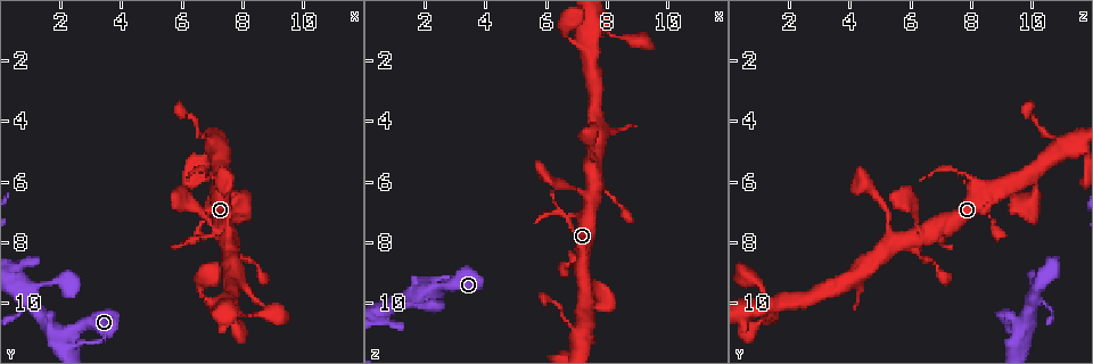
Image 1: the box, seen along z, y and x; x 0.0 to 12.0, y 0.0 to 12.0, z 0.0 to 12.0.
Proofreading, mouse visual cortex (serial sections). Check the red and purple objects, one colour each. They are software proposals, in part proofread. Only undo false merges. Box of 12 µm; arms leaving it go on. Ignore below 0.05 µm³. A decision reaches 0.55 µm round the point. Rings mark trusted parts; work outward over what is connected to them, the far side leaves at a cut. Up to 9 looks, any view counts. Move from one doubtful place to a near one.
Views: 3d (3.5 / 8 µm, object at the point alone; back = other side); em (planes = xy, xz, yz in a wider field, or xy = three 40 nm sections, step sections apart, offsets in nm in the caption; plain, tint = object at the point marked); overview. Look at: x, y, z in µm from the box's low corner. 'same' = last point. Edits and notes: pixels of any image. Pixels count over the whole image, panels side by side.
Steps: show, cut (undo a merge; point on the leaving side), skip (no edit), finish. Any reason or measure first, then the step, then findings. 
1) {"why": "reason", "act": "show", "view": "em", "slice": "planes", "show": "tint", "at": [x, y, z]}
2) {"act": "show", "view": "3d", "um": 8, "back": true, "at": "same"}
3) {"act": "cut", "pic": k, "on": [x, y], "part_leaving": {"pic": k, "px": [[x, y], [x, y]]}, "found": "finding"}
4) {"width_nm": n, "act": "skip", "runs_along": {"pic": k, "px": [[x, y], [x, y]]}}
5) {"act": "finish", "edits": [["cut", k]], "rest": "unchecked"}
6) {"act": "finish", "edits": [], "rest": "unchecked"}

{"why": "small branch off a trunk", "act": "show", "view": "3d", "um": 3.5, "at": [7.2, 7.7, 6.4]}

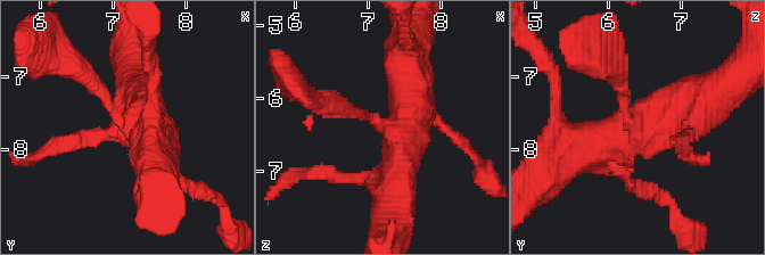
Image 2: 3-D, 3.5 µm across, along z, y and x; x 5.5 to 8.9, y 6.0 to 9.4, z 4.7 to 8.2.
{"arms": 4, "arm_widths_nm": [150, 150, 500, 600], "why": "shape alone is not enough", "act": "show", "view": "em", "slice": "xy", "step": 2, "show": "tint", "at": [7.20, 7.65, 6.40]}

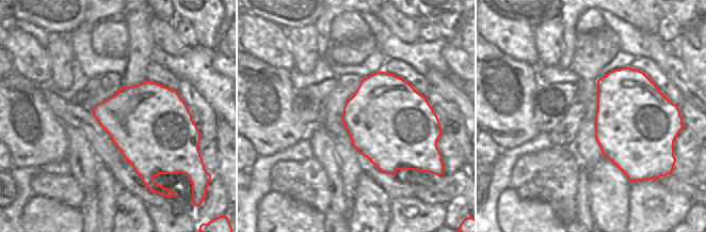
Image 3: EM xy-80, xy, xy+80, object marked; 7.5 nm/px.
{"act": "skip", "runs_along": {"pic": 2, "px": [[702, 103], [682, 117], [568, 155]]}, "found": "all the same cell"}

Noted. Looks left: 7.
{"why": "abrupt turn", "act": "show", "view": "3d", "um": 3.5, "at": [7.9, 6.5, 10.1]}

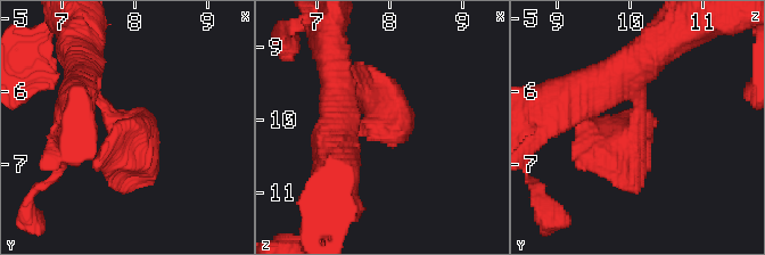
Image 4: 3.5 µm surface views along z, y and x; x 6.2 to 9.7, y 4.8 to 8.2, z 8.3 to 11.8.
{"why": "shape alone is not enough", "act": "show", "view": "em", "slice": "planes", "show": "tint", "at": [7.85, 6.50, 10.10]}

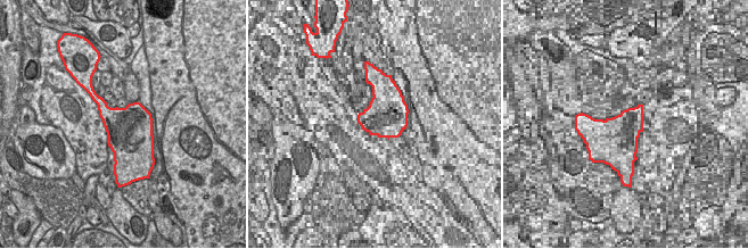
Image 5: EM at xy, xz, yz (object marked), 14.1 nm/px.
{"act": "skip", "runs_along": {"pic": 4, "px": [[634, 85], [640, 124], [584, 170]]}, "found": "one cell here"}

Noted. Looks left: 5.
{"why": "thin neck", "act": "show", "view": "3d", "um": 8, "at": [7.9, 10.4, 1.0]}

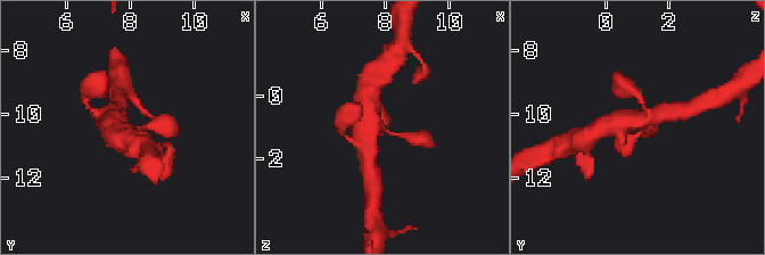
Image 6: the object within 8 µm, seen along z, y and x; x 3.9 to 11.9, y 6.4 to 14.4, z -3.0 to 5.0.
{"why": "zoom in", "act": "show", "view": "3d", "um": 3.5, "at": "same"}

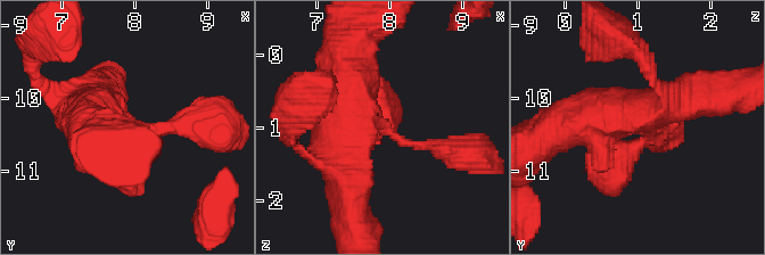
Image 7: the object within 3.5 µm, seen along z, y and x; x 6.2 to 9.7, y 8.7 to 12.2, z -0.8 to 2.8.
{"act": "show", "view": "em", "slice": "xy", "step": 1, "show": "tint", "at": "same"}

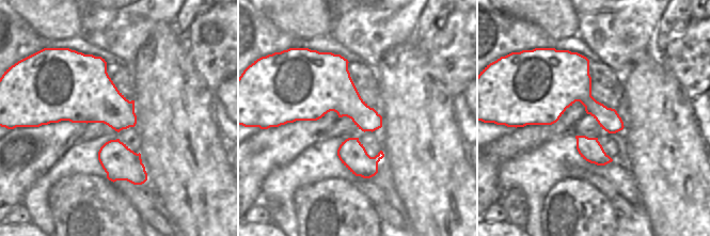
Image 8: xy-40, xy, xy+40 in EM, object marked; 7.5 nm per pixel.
{"act": "skip", "found": "all the same cell"}

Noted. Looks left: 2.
{"why": "four or more arms meet", "act": "show", "view": "3d", "um": 3.5, "at": [2.1, 11.2, 9.6]}

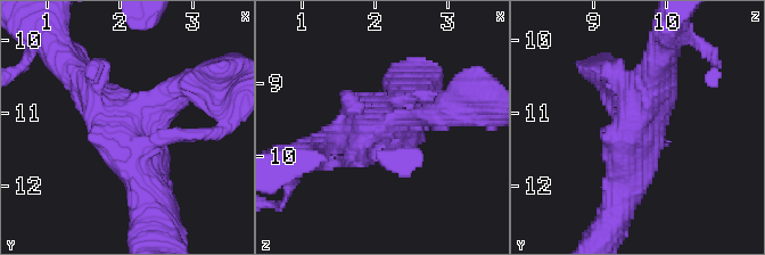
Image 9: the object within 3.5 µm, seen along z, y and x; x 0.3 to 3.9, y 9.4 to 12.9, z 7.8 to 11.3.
{"act": "show", "view": "em", "slice": "xy", "step": 3, "show": "tint", "at": [2.05, 11.25, 9.60]}

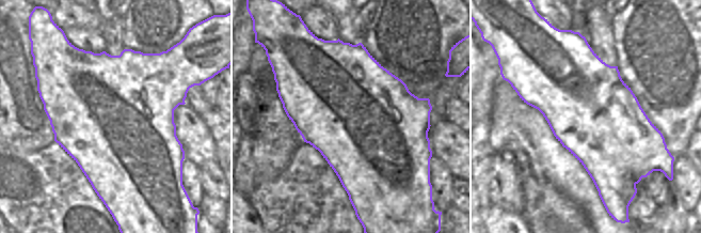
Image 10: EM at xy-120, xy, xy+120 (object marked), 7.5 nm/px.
{"width_nm": 800, "act": "skip", "runs_along": {"pic": 9, "px": [[441, 114], [392, 120], [322, 149]]}, "found": "all the same cell"}

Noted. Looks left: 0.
{"act": "finish", "edits": [], "rest": "unchecked"}

